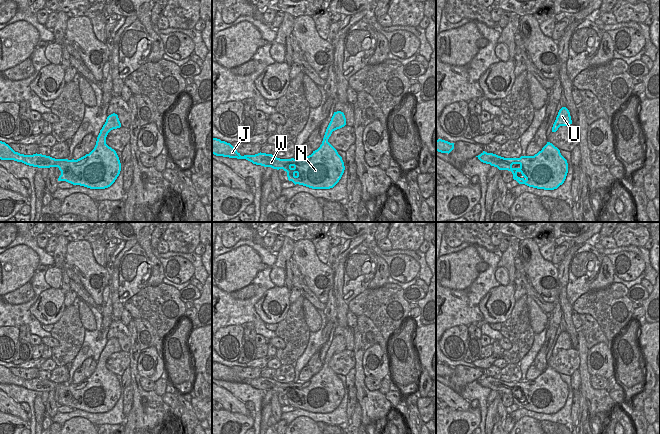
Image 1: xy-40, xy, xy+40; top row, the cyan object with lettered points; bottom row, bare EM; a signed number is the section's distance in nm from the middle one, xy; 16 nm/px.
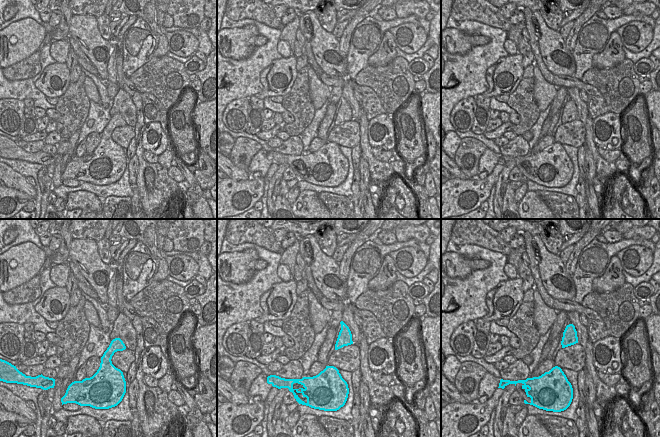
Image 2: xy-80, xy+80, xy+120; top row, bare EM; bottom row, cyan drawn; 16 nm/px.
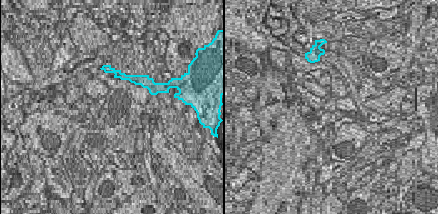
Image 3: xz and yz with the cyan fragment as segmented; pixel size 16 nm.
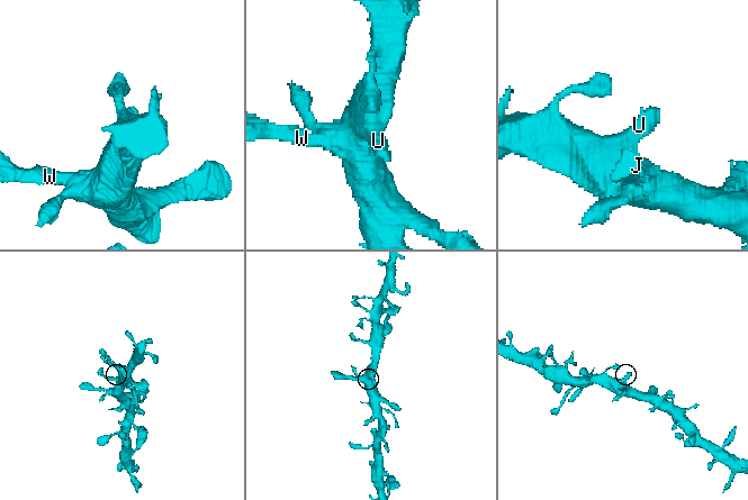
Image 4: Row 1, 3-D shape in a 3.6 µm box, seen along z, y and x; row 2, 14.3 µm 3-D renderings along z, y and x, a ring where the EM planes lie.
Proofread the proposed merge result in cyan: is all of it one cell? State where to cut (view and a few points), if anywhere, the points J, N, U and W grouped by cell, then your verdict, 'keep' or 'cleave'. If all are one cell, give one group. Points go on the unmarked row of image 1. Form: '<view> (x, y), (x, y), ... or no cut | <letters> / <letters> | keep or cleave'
no cut | J N U W | keep

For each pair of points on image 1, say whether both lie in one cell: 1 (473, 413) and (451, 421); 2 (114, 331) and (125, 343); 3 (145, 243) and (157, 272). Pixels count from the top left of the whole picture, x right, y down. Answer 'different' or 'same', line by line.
1: same
2: same
3: same

